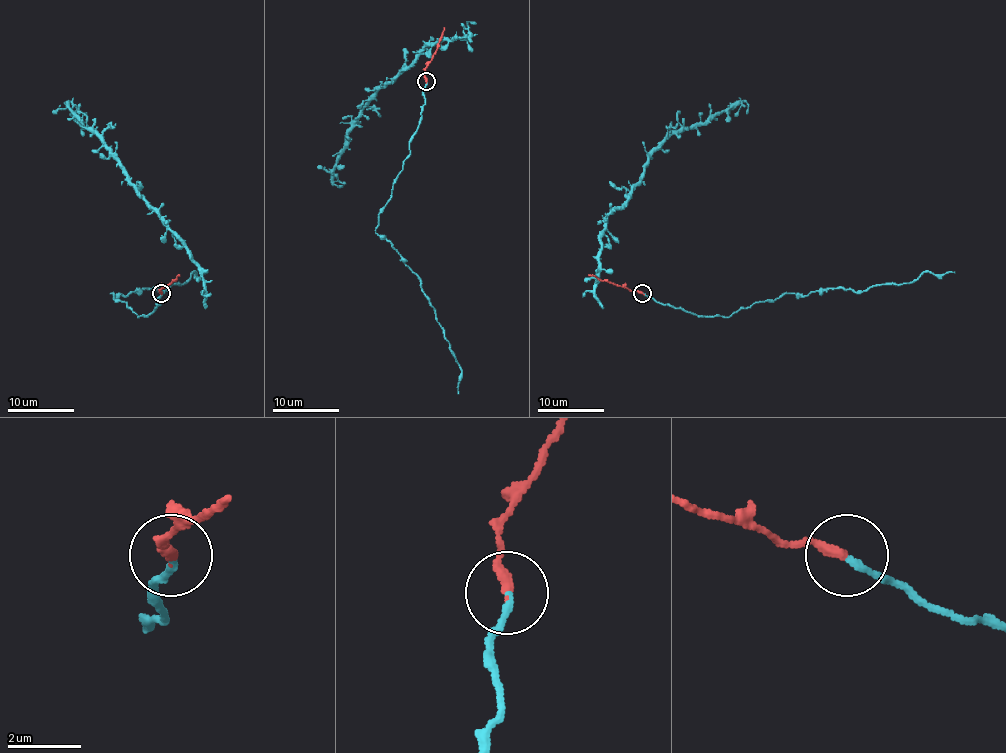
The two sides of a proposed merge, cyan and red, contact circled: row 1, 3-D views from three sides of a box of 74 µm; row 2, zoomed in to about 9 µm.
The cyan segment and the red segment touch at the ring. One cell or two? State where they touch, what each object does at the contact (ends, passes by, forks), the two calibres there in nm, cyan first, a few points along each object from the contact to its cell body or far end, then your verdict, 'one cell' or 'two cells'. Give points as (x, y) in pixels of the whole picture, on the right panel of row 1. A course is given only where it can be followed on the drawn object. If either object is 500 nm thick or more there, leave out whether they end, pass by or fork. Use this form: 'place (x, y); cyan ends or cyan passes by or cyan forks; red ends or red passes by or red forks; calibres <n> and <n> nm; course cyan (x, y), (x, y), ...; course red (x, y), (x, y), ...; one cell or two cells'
place (642, 293); cyan ends; red ends; calibres 190 and 300 nm; course cyan (642, 293), (697, 316), (730, 316), (793, 293), (866, 291), (911, 283), (928, 271), (954, 273); course red (642, 293), (589, 275); one cell

